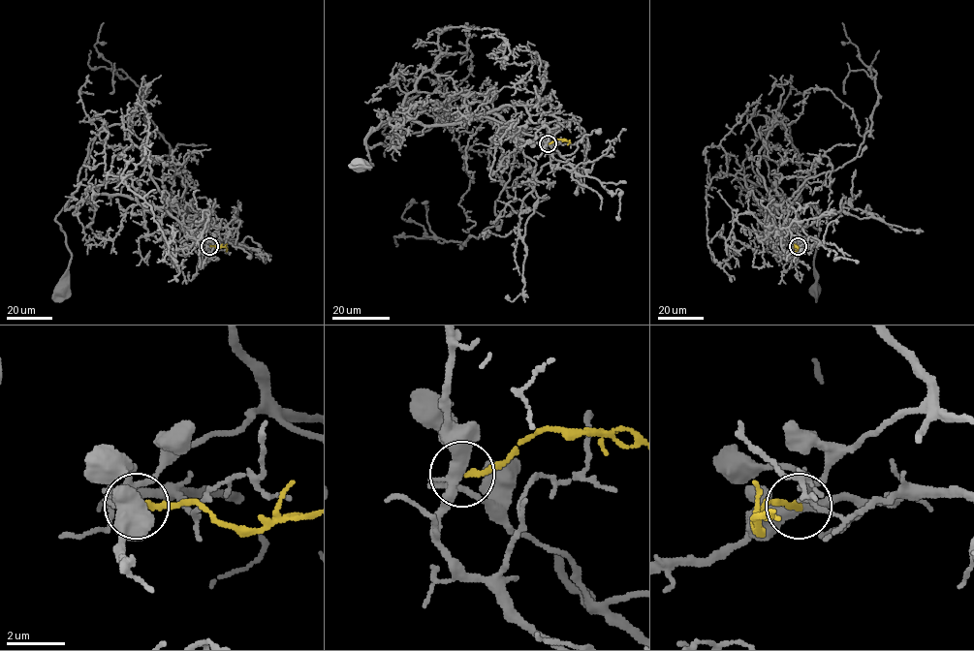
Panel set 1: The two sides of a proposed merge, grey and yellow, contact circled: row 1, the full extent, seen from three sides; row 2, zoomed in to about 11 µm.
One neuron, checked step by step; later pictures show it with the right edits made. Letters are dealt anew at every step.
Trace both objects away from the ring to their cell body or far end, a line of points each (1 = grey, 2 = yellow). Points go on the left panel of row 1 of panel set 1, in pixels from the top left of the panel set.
1: (209, 246), (199, 253), (189, 232), (165, 208), (118, 195), (90, 196), (55, 217), (71, 255), (60, 290)
2: (209, 246), (225, 246), (226, 251)

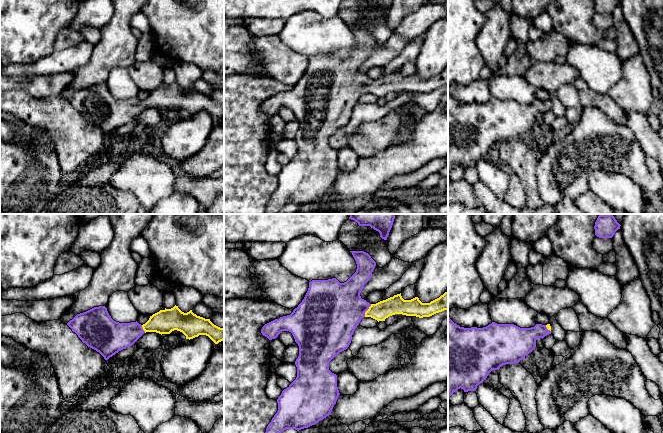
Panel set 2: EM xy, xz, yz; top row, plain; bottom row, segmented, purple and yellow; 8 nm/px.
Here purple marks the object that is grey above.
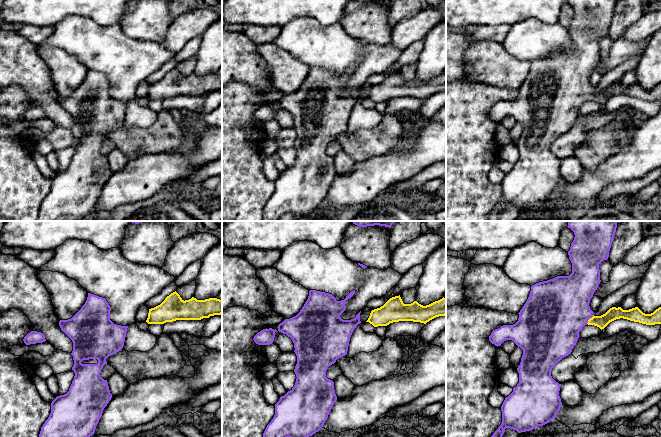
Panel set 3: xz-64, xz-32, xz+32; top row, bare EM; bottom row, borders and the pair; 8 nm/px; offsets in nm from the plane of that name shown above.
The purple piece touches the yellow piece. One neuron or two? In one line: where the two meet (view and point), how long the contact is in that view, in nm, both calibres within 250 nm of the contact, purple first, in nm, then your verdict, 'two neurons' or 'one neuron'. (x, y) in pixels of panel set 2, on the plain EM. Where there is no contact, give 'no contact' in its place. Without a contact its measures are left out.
xz (367, 85) | 120 nm | 420/150 nm | one neuron

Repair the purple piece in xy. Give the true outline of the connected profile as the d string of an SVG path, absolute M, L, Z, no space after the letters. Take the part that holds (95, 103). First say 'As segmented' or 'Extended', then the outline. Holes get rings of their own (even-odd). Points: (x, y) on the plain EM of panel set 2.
Extended. M176 81L153 90L143 101L137 97L116 98L105 82L77 90L67 101L83 119L99 128L105 136L132 122L146 108L162 111L177 106L189 116L199 111L208 112L215 120L224 116L224 104L214 101L210 95L197 92L192 86L184 89Z

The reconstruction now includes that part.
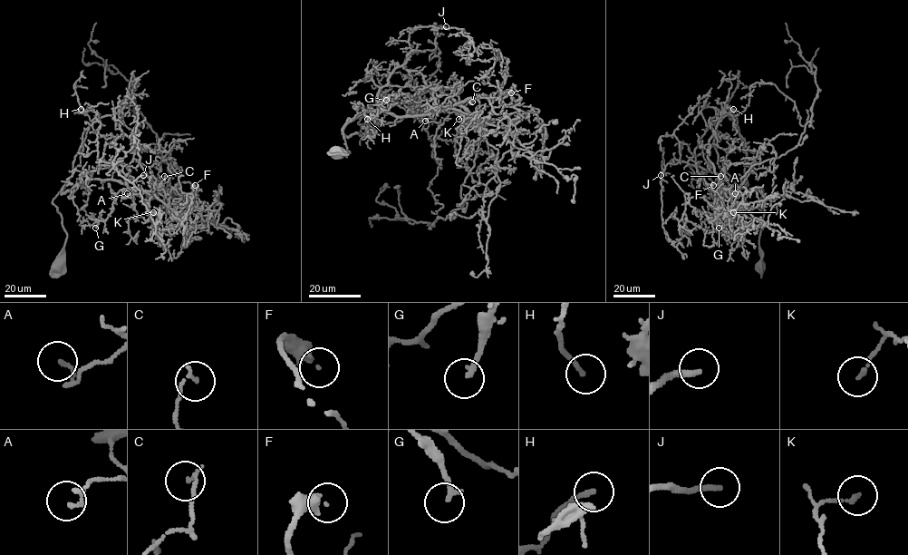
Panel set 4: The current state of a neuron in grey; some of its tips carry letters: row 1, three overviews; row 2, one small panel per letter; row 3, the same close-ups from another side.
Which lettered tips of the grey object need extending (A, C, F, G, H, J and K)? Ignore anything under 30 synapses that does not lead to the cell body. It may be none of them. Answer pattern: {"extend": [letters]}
{"extend": ["J"]}

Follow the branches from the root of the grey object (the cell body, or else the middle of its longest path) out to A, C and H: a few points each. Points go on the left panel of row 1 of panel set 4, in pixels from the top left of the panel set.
A: (57, 267), (67, 234), (55, 196), (91, 180), (119, 180), (131, 191), (127, 193)
C: (57, 267), (67, 234), (53, 202), (65, 187), (62, 193), (91, 180), (111, 180), (150, 190), (164, 176)
H: (57, 267), (62, 266), (67, 234), (53, 199), (72, 174), (83, 132), (99, 114), (80, 113), (81, 109)

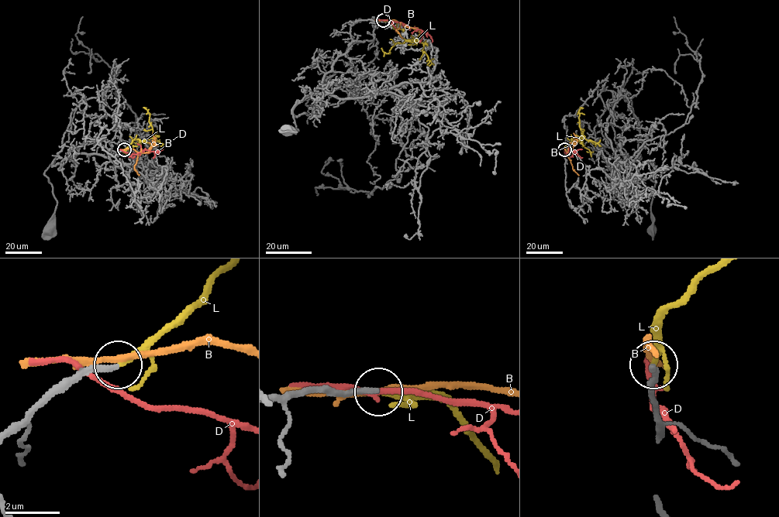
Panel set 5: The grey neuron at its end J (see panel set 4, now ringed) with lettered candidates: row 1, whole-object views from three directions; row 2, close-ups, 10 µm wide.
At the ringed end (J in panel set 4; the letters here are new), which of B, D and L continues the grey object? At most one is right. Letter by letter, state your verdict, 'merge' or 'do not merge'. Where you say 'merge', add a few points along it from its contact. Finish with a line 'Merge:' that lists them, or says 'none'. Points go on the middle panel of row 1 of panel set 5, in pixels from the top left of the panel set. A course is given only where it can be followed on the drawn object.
B: do not merge
D: do not merge
L: merge; course (383, 20), (387, 20), (405, 39), (422, 42), (414, 38), (409, 40), (411, 42)
Merge: L

